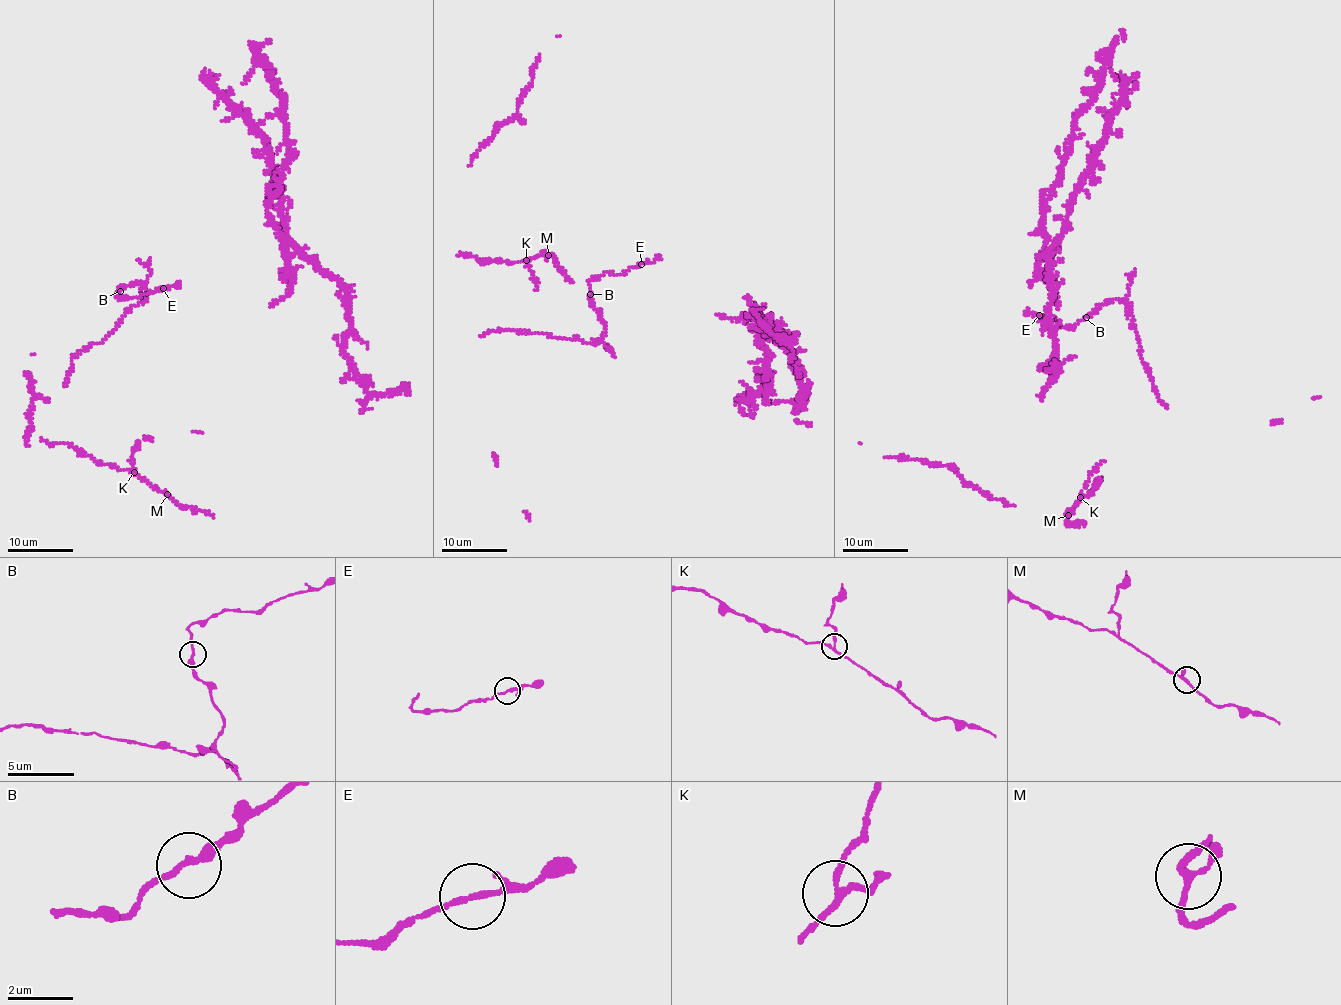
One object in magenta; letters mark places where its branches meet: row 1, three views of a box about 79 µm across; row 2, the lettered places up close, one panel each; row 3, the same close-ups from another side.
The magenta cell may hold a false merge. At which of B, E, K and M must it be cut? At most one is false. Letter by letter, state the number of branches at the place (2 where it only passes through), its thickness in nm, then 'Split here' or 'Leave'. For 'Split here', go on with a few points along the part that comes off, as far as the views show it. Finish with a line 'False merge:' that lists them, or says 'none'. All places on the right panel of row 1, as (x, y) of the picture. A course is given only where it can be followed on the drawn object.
B: Branches: 2. Thickness 240 nm. Leave
E: Branches: 2. Thickness 180 nm. Leave
K: Branches: 3. Thickness 160 nm. Split here. Course of the part to remove: (1080, 496), (1089, 474), (1103, 460)
M: Branches: 3. Thickness 160 nm. Leave
False merge: K

